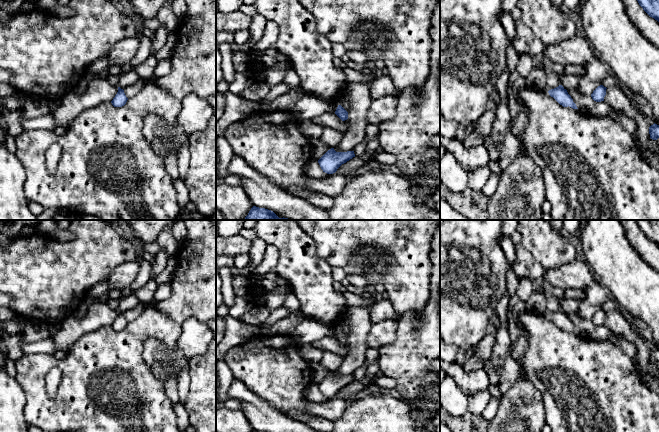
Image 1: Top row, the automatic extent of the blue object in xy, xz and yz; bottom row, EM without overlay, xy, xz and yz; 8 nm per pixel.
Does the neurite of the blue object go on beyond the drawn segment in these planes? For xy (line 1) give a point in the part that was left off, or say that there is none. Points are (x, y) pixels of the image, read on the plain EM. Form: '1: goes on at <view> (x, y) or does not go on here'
1: does not go on here

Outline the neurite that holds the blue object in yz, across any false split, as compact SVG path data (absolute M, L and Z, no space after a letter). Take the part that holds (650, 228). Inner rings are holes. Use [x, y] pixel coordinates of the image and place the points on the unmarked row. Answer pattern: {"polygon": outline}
{"polygon": "M633 220L652 242L659 246L659 220Z"}

